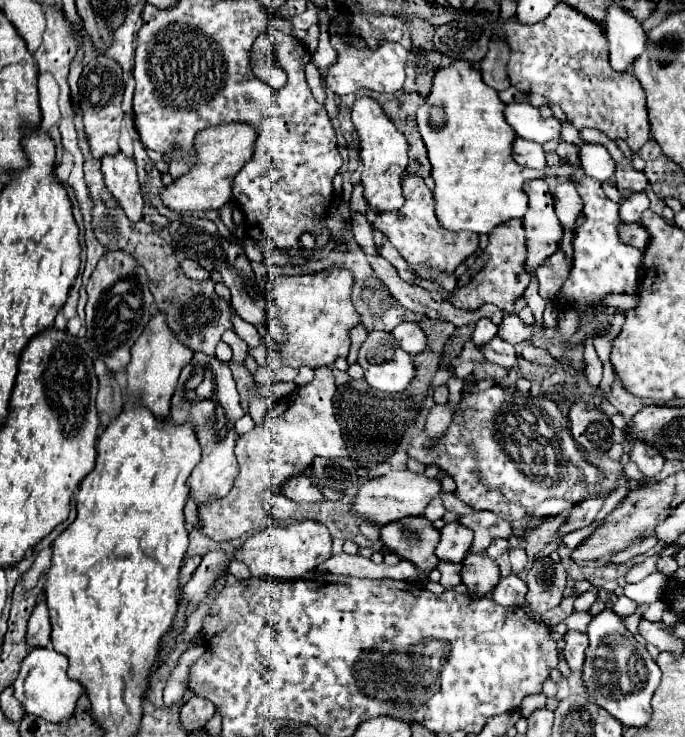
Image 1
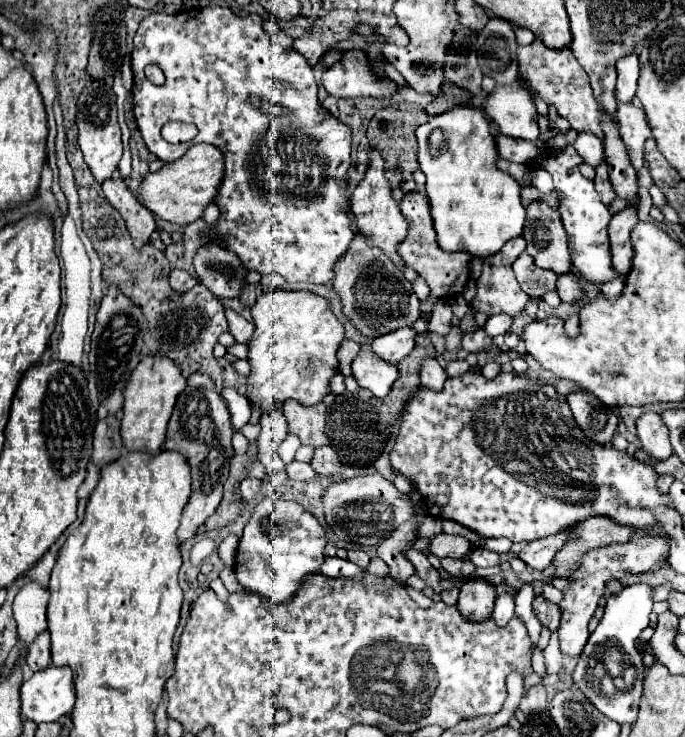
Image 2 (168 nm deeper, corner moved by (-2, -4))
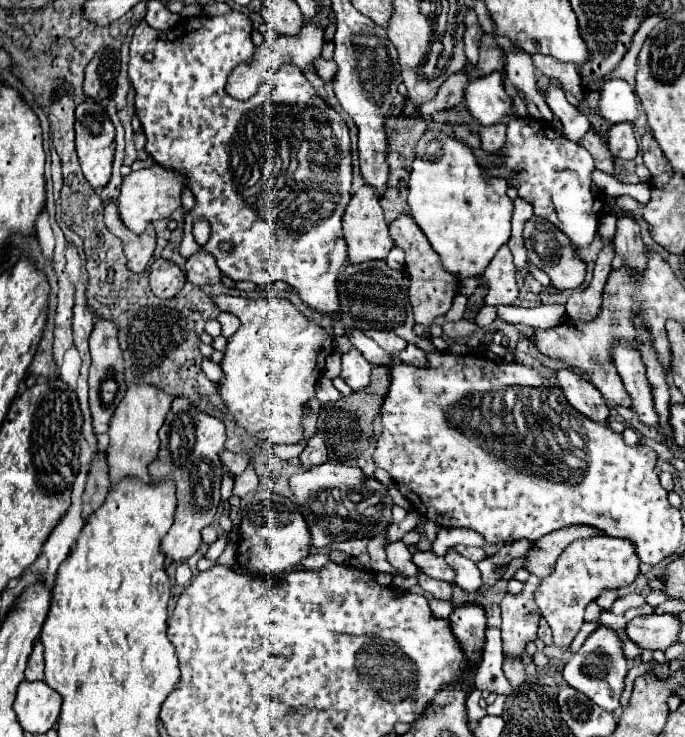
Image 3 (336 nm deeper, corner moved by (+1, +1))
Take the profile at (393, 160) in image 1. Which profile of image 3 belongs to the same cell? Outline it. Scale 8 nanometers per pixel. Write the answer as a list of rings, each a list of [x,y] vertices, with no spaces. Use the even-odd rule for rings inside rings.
[[[362,185],[362,189],[356,195],[352,195],[352,199],[346,207],[342,225],[344,225],[344,239],[348,245],[350,263],[364,263],[370,259],[386,259],[386,255],[394,247],[394,241],[390,237],[390,225],[384,219],[380,199],[372,185]]]

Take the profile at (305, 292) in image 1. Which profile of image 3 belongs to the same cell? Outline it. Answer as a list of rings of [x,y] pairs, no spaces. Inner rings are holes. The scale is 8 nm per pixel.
[[[218,295],[214,303],[220,311],[234,313],[240,319],[240,329],[228,339],[224,361],[220,363],[224,371],[220,391],[226,407],[236,423],[256,439],[298,443],[302,439],[300,419],[304,405],[316,397],[324,361],[334,349],[332,335],[300,313],[288,299]]]

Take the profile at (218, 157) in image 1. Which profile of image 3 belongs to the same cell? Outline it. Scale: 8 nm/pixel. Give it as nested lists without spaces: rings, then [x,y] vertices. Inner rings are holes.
[[[154,165],[148,169],[132,171],[122,181],[122,189],[120,189],[120,197],[118,197],[120,219],[134,233],[142,233],[148,223],[152,223],[156,219],[168,219],[176,209],[182,207],[182,191],[186,187],[188,187],[186,177],[164,165]]]

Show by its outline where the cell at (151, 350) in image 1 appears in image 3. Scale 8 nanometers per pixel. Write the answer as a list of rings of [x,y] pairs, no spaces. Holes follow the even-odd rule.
[[[132,383],[124,395],[124,399],[120,401],[120,405],[116,407],[112,419],[110,419],[110,443],[108,443],[108,465],[110,465],[110,479],[112,485],[118,483],[118,479],[126,477],[126,475],[134,475],[138,479],[142,479],[144,483],[150,483],[150,471],[148,471],[148,463],[154,459],[154,455],[158,455],[160,449],[160,439],[158,439],[158,429],[164,423],[166,413],[170,411],[170,403],[174,401],[174,395],[154,387],[154,385],[136,385]]]

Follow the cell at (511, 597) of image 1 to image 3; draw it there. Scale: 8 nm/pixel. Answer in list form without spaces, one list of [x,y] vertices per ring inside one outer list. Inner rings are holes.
[[[498,627],[486,629],[486,645],[482,651],[482,663],[476,673],[476,689],[494,691],[494,693],[510,693],[512,687],[502,671],[504,655],[502,655],[502,639]]]

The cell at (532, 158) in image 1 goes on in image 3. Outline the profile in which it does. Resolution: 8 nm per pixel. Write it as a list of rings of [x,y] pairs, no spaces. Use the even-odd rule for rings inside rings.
[[[498,123],[494,127],[480,127],[480,139],[482,139],[484,151],[488,151],[488,153],[500,151],[506,143],[506,125]]]

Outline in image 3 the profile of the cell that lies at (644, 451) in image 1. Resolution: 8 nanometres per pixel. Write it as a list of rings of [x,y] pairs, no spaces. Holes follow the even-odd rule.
[[[618,345],[614,347],[614,363],[618,367],[618,373],[622,375],[626,391],[632,397],[632,409],[638,415],[640,423],[660,429],[660,419],[654,409],[652,387],[646,377],[646,367],[642,363],[640,353],[636,349]]]

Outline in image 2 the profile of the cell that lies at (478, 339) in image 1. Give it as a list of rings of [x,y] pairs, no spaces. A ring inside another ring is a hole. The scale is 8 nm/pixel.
[[[495,314],[495,316],[491,316],[491,318],[487,320],[487,324],[485,324],[483,330],[485,330],[491,338],[495,338],[495,336],[499,336],[499,334],[505,334],[505,332],[511,328],[511,324],[513,324],[513,318],[511,318],[511,316]]]

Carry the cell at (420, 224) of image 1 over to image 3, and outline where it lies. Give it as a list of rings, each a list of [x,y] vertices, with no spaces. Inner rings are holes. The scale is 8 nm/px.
[[[402,213],[396,221],[392,221],[390,235],[394,239],[394,245],[406,253],[406,269],[404,271],[410,277],[408,295],[410,295],[410,305],[414,311],[414,321],[422,323],[422,325],[432,325],[432,321],[438,315],[444,315],[452,307],[452,299],[458,293],[458,277],[442,267],[440,257],[436,255],[436,251],[432,251],[426,235],[416,225],[412,215]]]

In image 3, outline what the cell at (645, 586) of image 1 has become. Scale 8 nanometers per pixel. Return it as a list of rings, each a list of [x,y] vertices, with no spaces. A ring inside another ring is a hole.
[[[598,625],[598,629],[584,641],[580,651],[576,655],[572,655],[572,659],[564,665],[562,675],[570,687],[574,687],[576,691],[590,697],[596,705],[600,705],[602,709],[606,709],[610,713],[616,711],[620,707],[620,695],[624,691],[624,681],[628,675],[628,659],[624,655],[622,635],[616,633],[612,627]],[[598,653],[604,657],[604,663],[598,663],[598,657],[594,657]],[[594,659],[598,663],[596,667],[594,667]],[[598,671],[602,671],[602,675],[598,675]]]

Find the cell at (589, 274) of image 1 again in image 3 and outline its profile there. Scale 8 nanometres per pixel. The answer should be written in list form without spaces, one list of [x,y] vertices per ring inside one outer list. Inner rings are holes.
[[[524,117],[508,123],[506,147],[500,153],[506,155],[506,163],[502,167],[488,167],[488,173],[508,179],[508,185],[516,187],[520,197],[534,205],[534,215],[540,217],[542,213],[544,219],[568,235],[574,247],[588,247],[596,237],[598,213],[604,207],[604,195],[590,179],[594,169],[590,151],[578,143],[570,143],[548,123]]]

